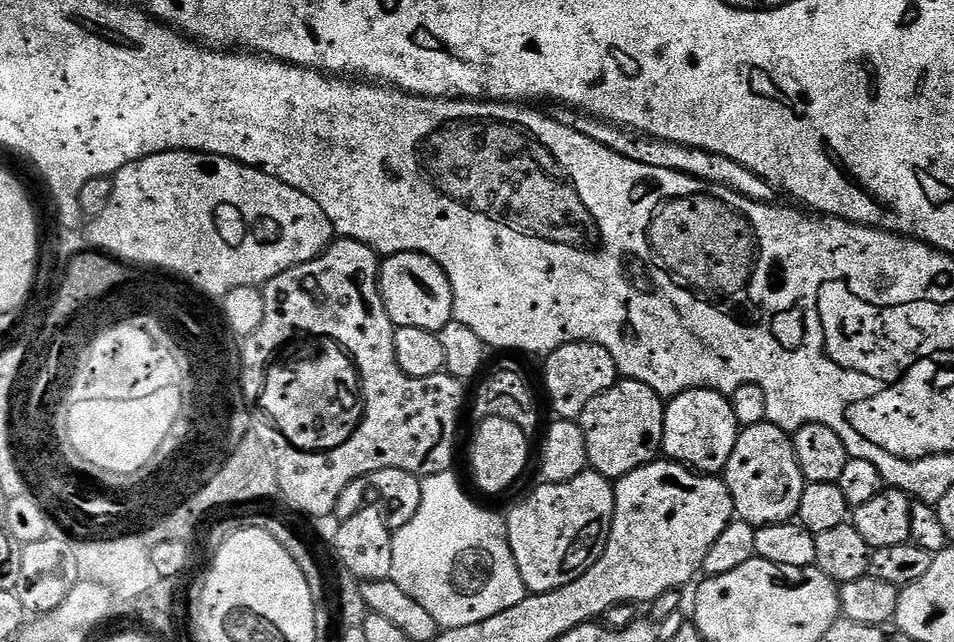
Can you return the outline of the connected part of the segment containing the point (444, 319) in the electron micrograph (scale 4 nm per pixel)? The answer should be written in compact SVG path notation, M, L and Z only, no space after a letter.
M403 252L387 257L380 265L382 302L397 328L414 326L414 330L440 333L453 320L454 294L444 268L426 254Z

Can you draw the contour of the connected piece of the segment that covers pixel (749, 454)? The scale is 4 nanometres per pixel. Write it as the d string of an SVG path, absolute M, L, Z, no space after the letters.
M765 422L743 429L734 442L734 454L726 462L722 479L730 490L736 516L747 524L763 526L796 520L806 481L798 466L793 437L778 426Z

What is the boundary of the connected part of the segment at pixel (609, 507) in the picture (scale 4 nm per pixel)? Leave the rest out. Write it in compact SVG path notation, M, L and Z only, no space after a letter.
M586 470L570 482L541 483L521 504L506 512L510 550L529 593L539 594L570 586L606 550L610 538L616 489L602 474Z

